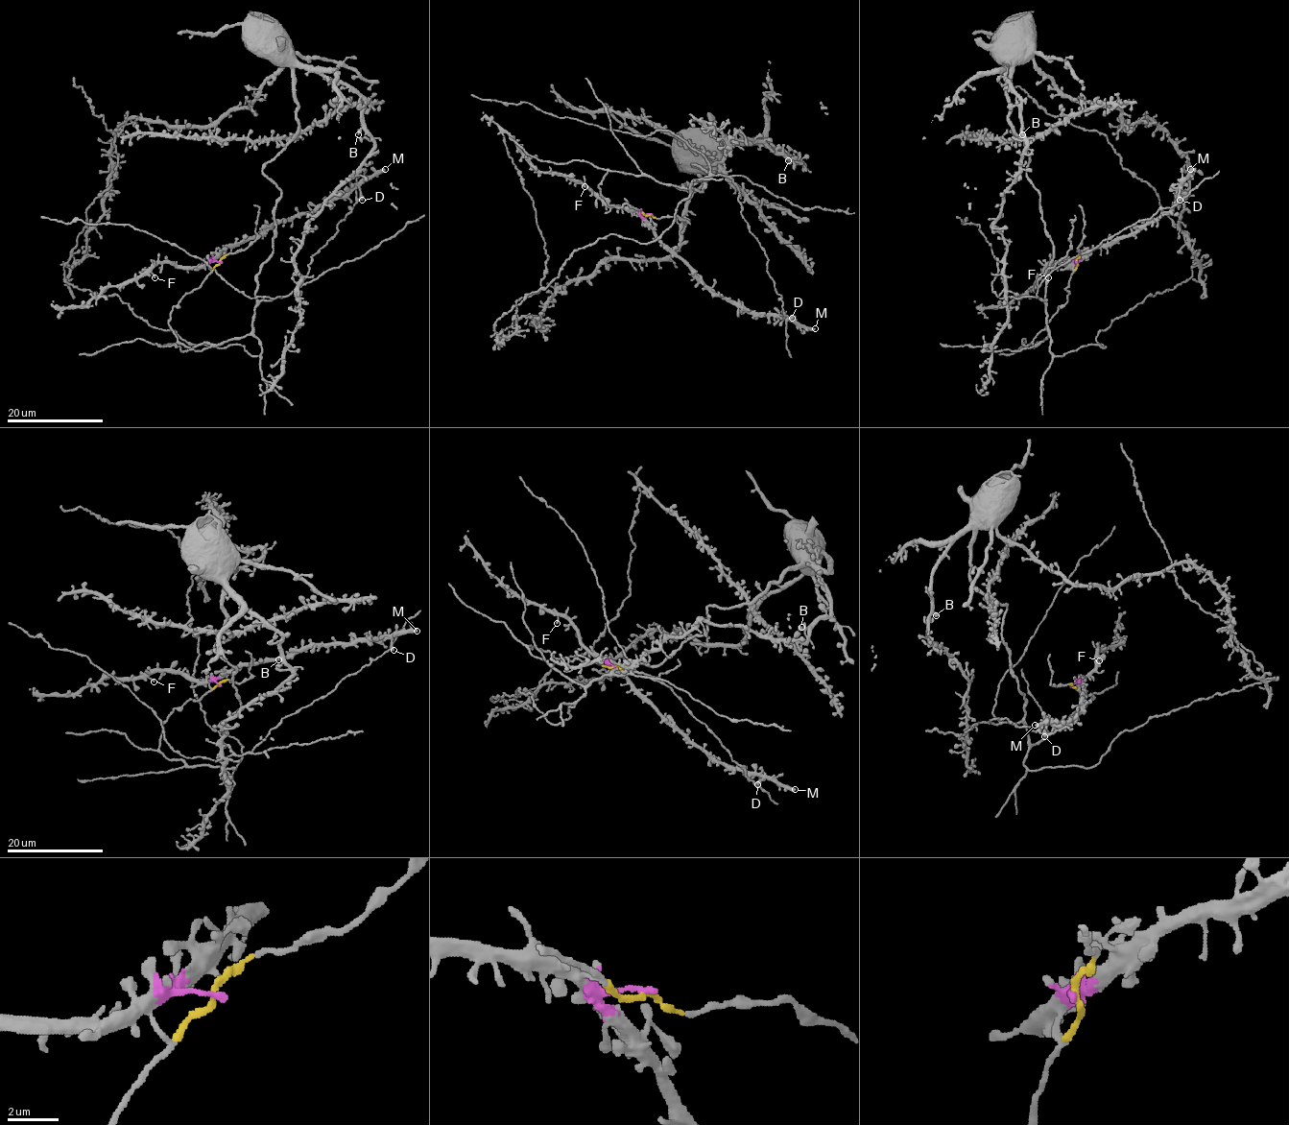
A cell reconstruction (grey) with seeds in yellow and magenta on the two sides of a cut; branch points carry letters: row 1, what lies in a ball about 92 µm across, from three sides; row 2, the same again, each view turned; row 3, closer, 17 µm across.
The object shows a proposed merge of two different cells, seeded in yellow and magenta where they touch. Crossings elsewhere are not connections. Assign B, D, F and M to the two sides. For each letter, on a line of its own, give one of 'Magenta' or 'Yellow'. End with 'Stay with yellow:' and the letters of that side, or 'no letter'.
B: Yellow
D: Magenta
F: Magenta
M: Magenta
Stay with yellow: B

